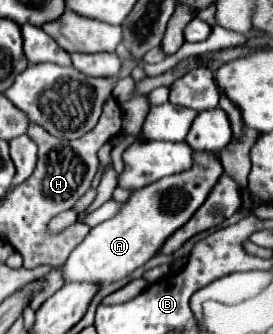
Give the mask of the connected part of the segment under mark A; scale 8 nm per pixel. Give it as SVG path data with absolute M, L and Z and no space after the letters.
M195 153L195 163L189 171L159 179L159 183L151 183L149 187L133 191L119 215L93 227L79 247L71 251L69 259L61 267L63 281L89 281L101 287L129 277L137 267L143 267L151 257L155 257L163 243L193 217L221 173L223 167L215 157L211 157L211 153Z

